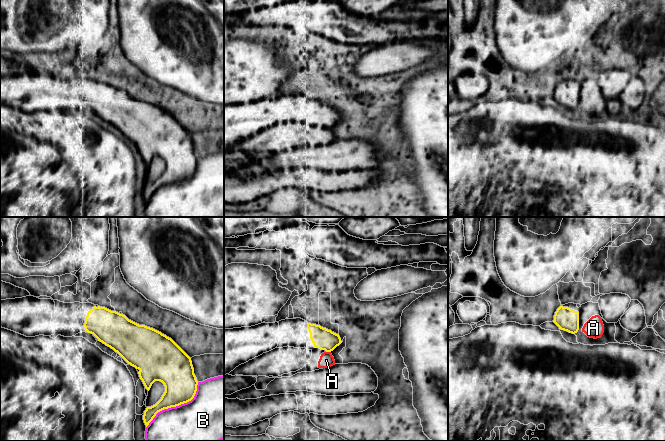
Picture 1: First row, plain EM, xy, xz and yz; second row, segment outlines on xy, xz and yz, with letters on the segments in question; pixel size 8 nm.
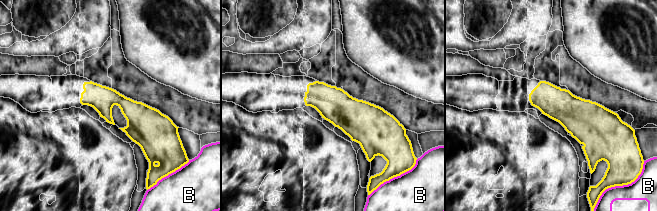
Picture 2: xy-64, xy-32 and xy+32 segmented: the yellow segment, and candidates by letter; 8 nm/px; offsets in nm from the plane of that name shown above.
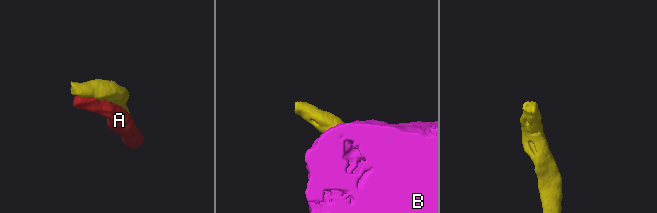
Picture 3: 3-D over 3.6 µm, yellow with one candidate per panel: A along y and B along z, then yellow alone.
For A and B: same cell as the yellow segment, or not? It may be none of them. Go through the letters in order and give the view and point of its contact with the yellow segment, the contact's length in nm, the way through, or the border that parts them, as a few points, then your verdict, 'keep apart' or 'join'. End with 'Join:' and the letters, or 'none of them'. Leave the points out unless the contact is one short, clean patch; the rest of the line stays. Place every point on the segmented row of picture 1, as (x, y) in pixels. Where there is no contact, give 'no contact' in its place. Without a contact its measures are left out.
A: meets yellow in xz at (328, 351); contact 40 nm long; keep apart
B: meets yellow in xy at (175, 406); contact 550 nm long; keep apart
Join: none of them

